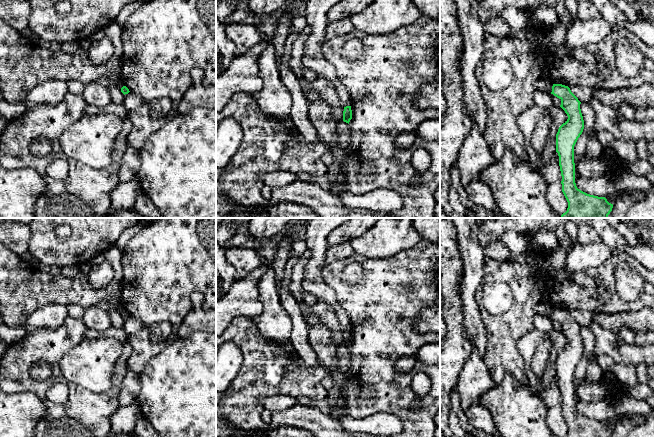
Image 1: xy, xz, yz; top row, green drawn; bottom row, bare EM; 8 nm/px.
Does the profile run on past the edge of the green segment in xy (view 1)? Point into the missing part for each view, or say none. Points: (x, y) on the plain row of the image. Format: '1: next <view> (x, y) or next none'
1: next none

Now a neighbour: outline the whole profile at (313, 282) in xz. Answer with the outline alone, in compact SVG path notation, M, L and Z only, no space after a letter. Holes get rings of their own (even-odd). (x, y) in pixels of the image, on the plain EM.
M309 218L306 223L304 238L308 250L312 253L312 257L307 262L304 270L303 290L333 307L338 318L339 326L343 331L351 330L350 316L337 302L335 291L324 281L322 269L325 266L324 258L330 247L327 242L328 235L349 219L350 218Z

